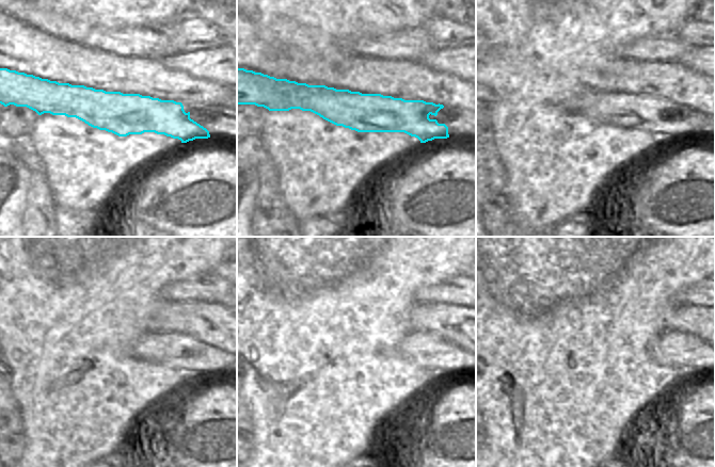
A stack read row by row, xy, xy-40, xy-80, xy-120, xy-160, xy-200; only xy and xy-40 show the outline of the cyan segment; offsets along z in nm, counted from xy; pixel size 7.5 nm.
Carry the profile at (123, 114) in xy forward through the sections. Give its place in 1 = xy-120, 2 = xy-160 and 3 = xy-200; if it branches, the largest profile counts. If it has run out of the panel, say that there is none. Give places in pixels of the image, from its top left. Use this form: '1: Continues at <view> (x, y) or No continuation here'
1: Continues at xy-120 (173, 350)
2: Continues at xy-160 (429, 350)
3: Continues at xy-200 (676, 349).

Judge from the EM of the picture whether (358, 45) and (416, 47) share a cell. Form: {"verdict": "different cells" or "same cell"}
{"verdict": "same cell"}

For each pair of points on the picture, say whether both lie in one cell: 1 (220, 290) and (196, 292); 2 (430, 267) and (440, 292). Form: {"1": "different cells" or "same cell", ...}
{"1": "same cell", "2": "different cells"}

